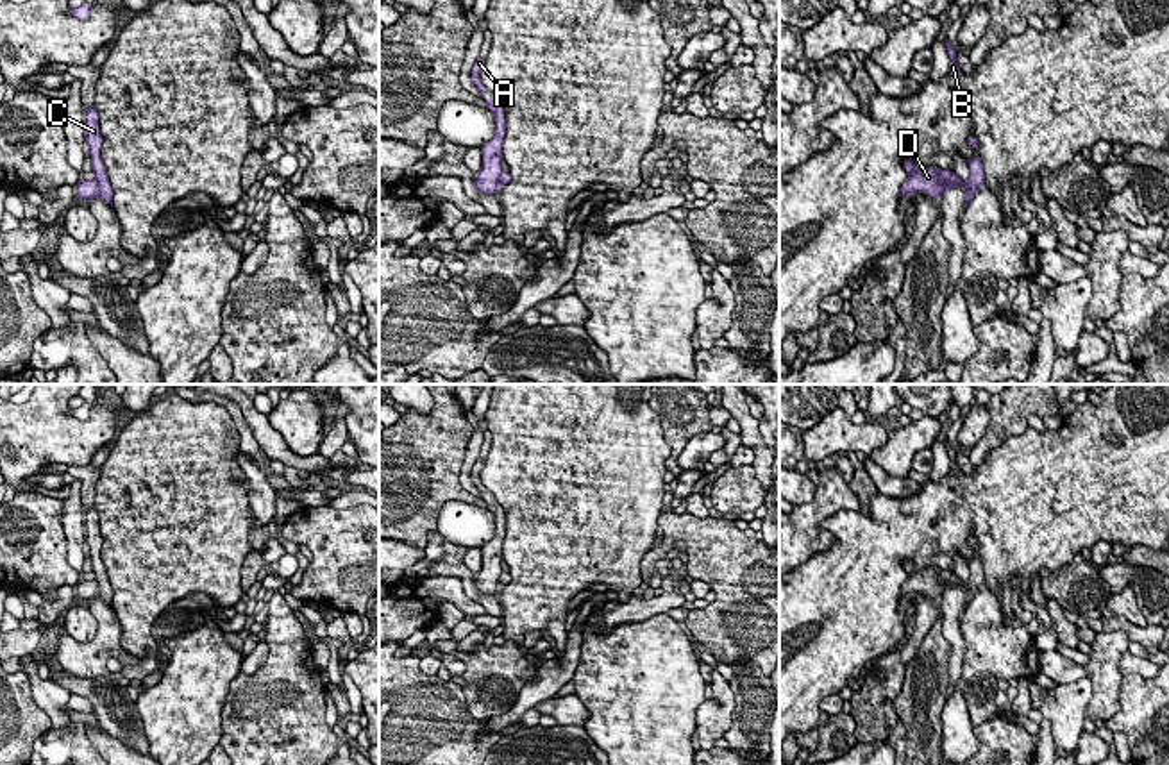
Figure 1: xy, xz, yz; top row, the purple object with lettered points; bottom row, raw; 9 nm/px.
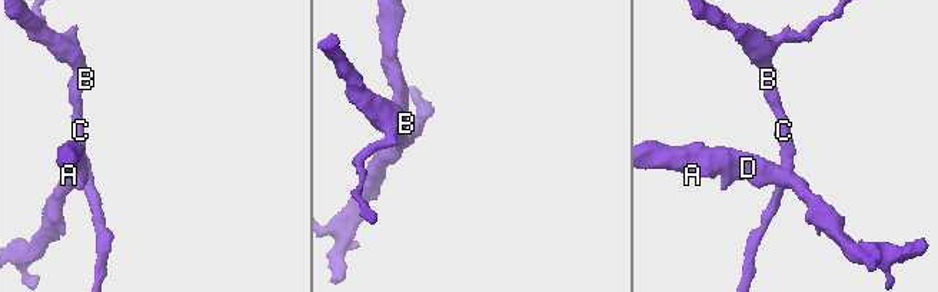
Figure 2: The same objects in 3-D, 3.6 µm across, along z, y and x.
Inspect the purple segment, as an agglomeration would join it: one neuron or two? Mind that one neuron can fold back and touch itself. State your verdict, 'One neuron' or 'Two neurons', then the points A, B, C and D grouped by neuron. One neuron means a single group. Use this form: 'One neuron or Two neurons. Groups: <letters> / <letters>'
Two neurons. Groups: A D / B C

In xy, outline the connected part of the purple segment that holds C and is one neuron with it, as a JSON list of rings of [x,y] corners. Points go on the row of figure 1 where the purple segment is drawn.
[[[95,105],[84,111],[84,127],[86,127],[86,141],[89,145],[95,181],[100,186],[98,197],[113,207],[113,188],[104,161],[100,157],[100,148],[104,139],[100,136],[98,113]]]

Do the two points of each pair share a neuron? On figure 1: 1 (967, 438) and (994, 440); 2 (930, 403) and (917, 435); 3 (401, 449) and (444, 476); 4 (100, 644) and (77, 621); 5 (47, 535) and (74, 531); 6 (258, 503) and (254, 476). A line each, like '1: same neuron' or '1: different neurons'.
1: different neurons
2: different neurons
3: same neuron
4: different neurons
5: different neurons
6: same neuron

